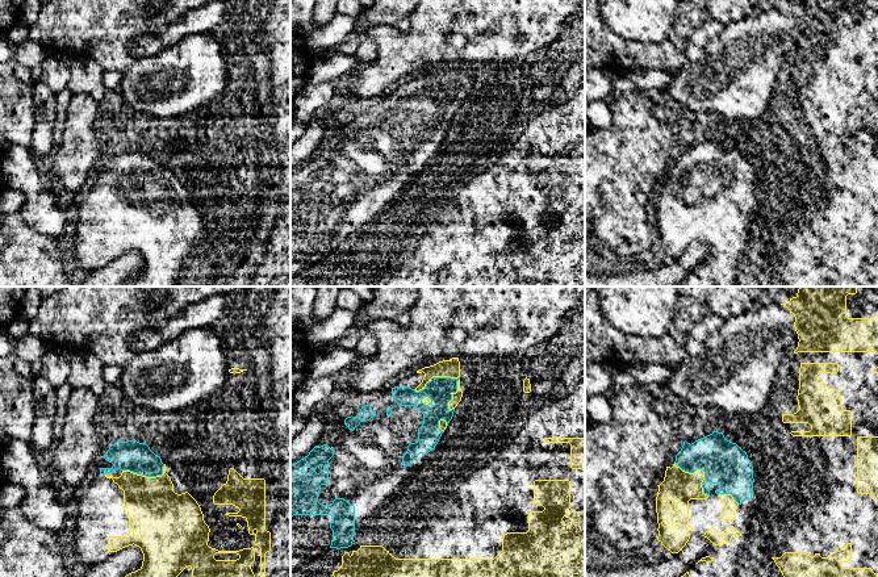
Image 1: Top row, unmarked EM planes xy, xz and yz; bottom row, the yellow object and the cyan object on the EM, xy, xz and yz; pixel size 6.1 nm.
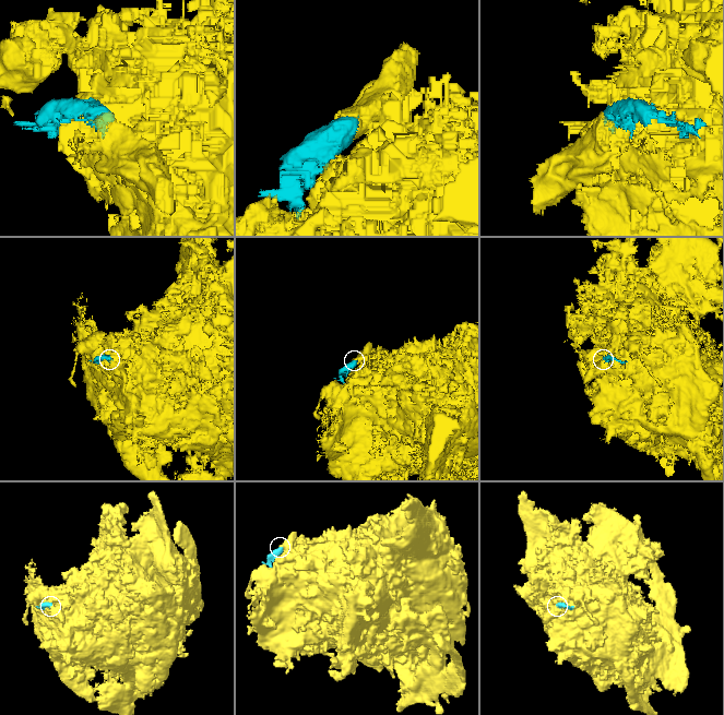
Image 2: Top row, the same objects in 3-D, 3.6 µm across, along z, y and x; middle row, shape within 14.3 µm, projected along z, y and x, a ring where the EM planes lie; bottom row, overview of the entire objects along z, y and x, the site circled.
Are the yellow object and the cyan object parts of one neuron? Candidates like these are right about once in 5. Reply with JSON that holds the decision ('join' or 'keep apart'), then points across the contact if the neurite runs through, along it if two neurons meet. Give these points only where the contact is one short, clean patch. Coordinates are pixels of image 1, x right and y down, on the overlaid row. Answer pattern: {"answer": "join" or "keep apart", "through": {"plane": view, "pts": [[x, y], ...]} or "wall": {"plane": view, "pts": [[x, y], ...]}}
{"answer": "keep apart"}

